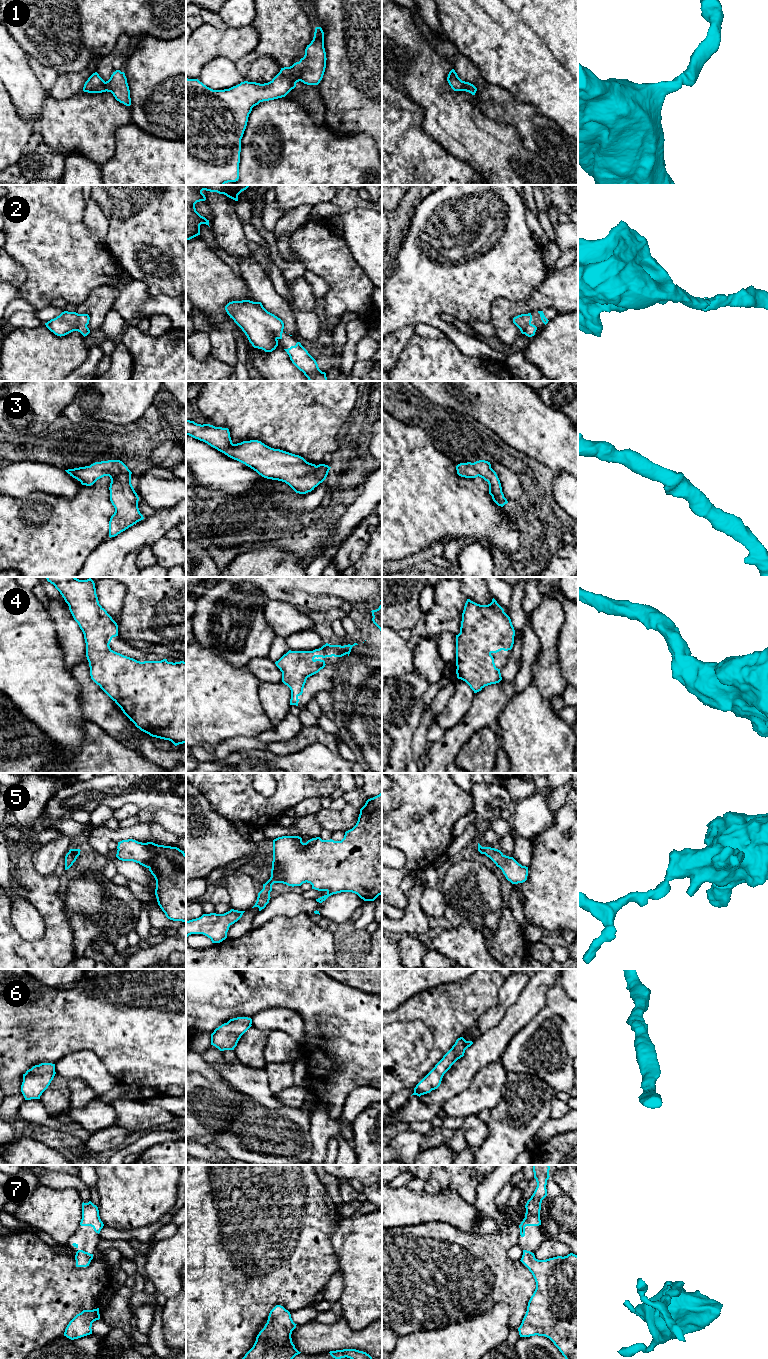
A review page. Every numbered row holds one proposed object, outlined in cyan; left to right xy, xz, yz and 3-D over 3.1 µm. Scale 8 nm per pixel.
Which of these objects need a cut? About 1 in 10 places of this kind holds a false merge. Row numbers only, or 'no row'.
no row

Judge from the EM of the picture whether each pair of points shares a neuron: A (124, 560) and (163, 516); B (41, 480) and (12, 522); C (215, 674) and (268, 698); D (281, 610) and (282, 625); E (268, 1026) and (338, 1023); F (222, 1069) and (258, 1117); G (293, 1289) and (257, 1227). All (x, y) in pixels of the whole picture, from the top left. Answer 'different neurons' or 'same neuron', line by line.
A: same neuron
B: different neurons
C: different neurons
D: same neuron
E: different neurons
F: different neurons
G: same neuron

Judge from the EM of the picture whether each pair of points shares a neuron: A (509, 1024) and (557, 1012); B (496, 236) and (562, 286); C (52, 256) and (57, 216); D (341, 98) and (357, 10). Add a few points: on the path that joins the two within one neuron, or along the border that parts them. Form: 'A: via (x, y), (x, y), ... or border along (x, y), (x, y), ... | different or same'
A: border along (546, 998), (543, 1007), (516, 1034) | different
B: border along (548, 270), (543, 281), (532, 293) | different
C: via (52, 246), (52, 226) | same
D: via (347, 76), (347, 59), (355, 51), (355, 32) | same

